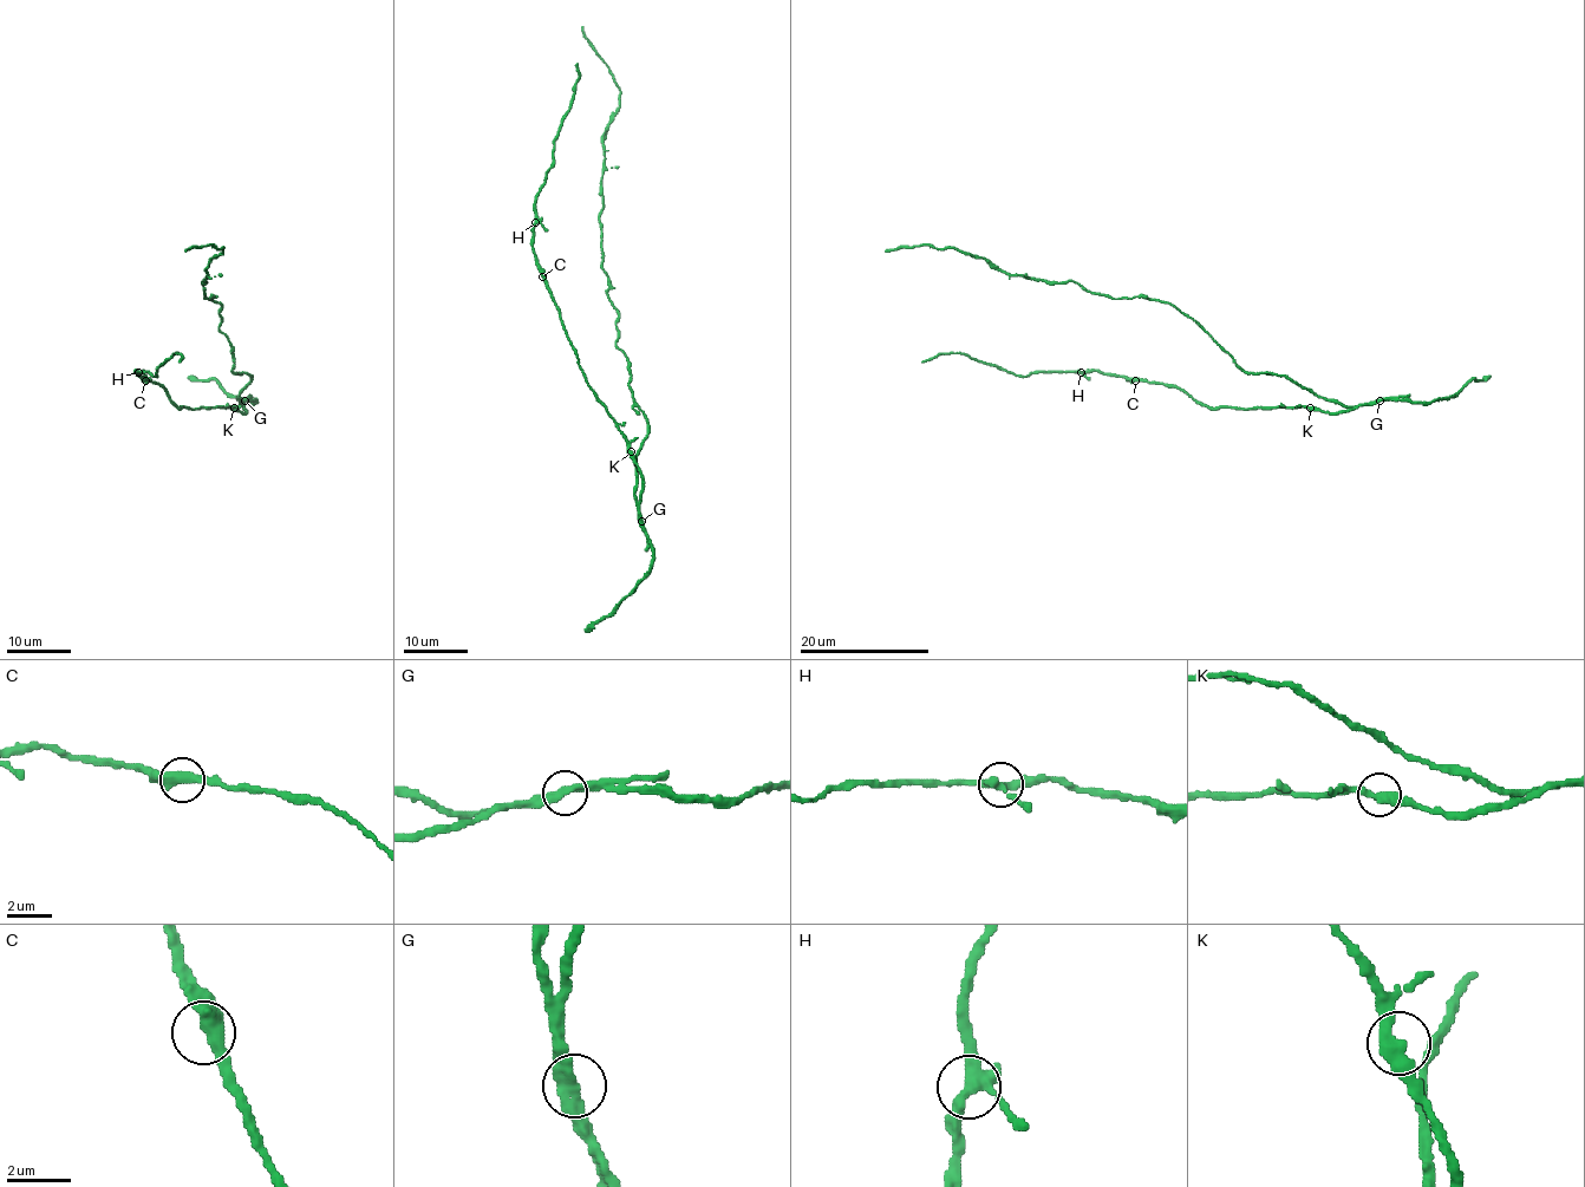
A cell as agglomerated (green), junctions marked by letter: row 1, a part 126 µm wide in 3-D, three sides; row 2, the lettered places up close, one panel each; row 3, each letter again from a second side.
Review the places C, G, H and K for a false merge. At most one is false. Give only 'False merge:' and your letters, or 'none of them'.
False merge: G

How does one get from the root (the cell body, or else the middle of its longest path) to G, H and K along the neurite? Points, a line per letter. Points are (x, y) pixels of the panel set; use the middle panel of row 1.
G: (636, 471), (634, 499), (643, 521)
H: (636, 471), (637, 500), (640, 469), (626, 436), (579, 366), (534, 253), (535, 222)
K: (636, 471), (634, 497), (637, 500), (643, 476), (631, 451)

